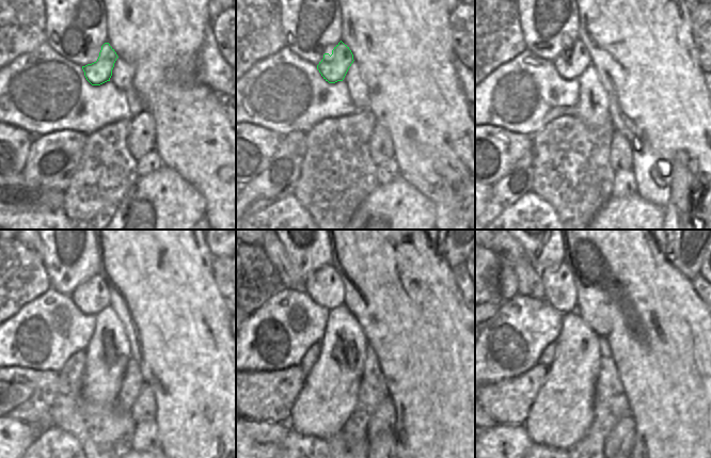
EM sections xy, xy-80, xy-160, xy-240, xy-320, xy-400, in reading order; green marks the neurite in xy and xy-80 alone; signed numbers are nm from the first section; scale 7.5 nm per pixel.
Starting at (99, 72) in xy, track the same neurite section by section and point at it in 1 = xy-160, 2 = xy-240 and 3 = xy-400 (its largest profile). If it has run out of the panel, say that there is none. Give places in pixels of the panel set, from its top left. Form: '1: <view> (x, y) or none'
1: xy-160 (570, 65)
2: xy-240 (93, 296)
3: xy-400 (558, 284)

